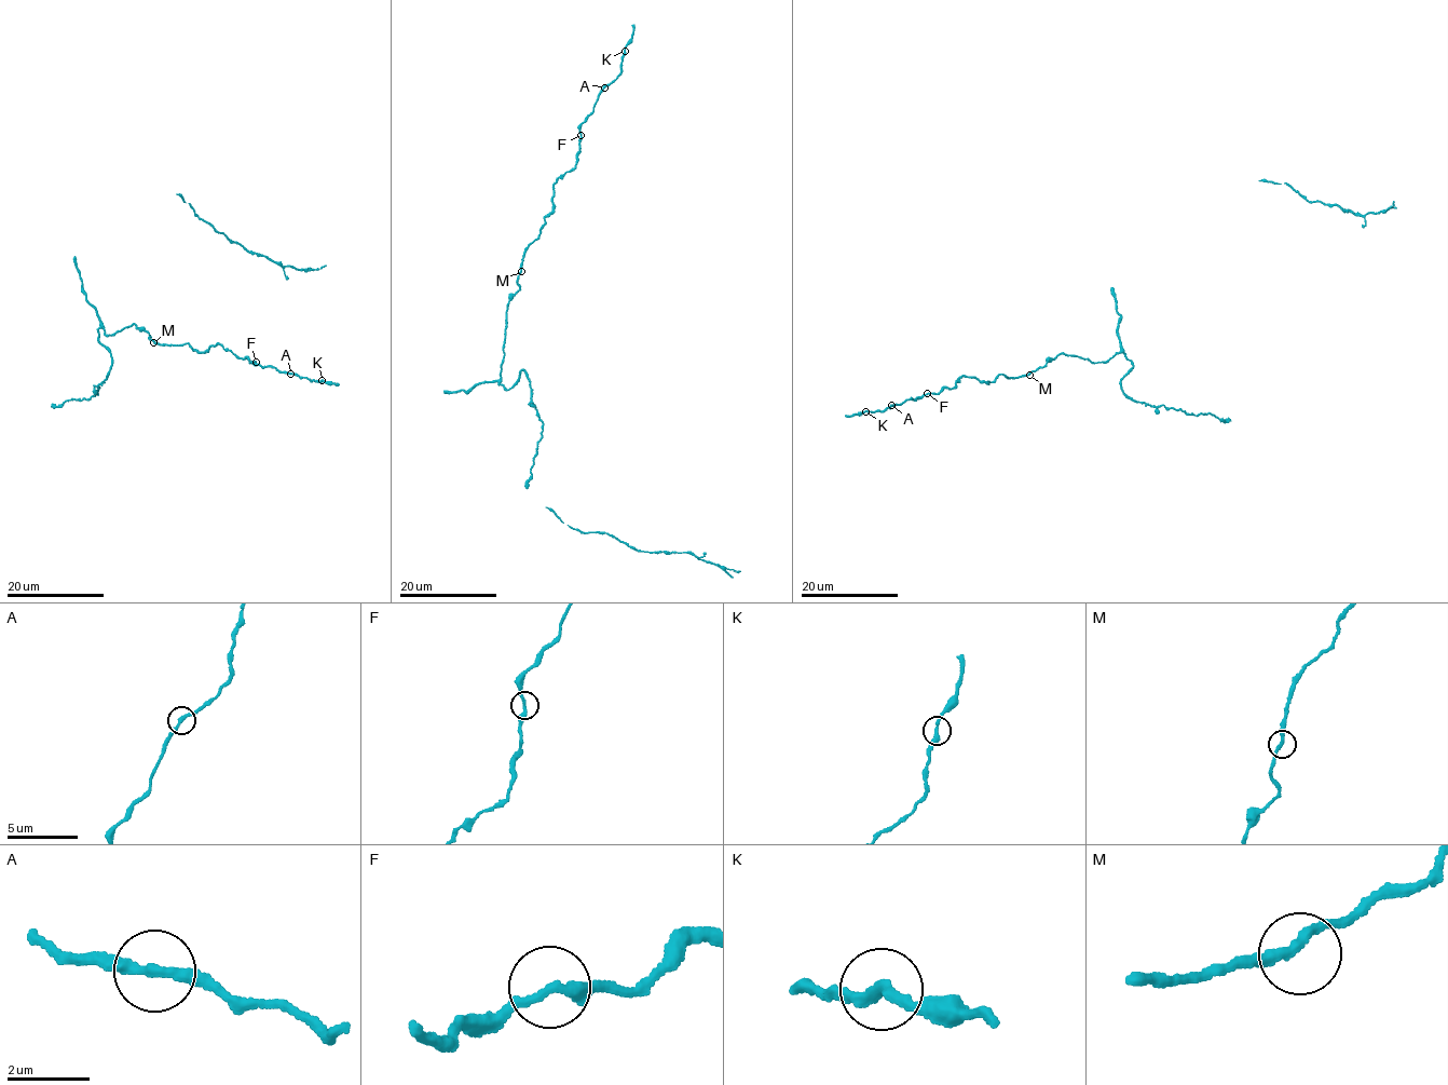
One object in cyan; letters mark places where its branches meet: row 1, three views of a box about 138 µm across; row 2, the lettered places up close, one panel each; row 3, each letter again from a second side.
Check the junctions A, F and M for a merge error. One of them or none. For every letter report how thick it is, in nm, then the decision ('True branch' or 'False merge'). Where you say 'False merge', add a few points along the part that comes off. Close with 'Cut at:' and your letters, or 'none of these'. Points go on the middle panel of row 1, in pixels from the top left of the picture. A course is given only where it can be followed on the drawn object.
A: Thickness 260 nm. True branch
F: Thickness 260 nm. True branch
M: Thickness 240 nm. True branch
Cut at: none of these

